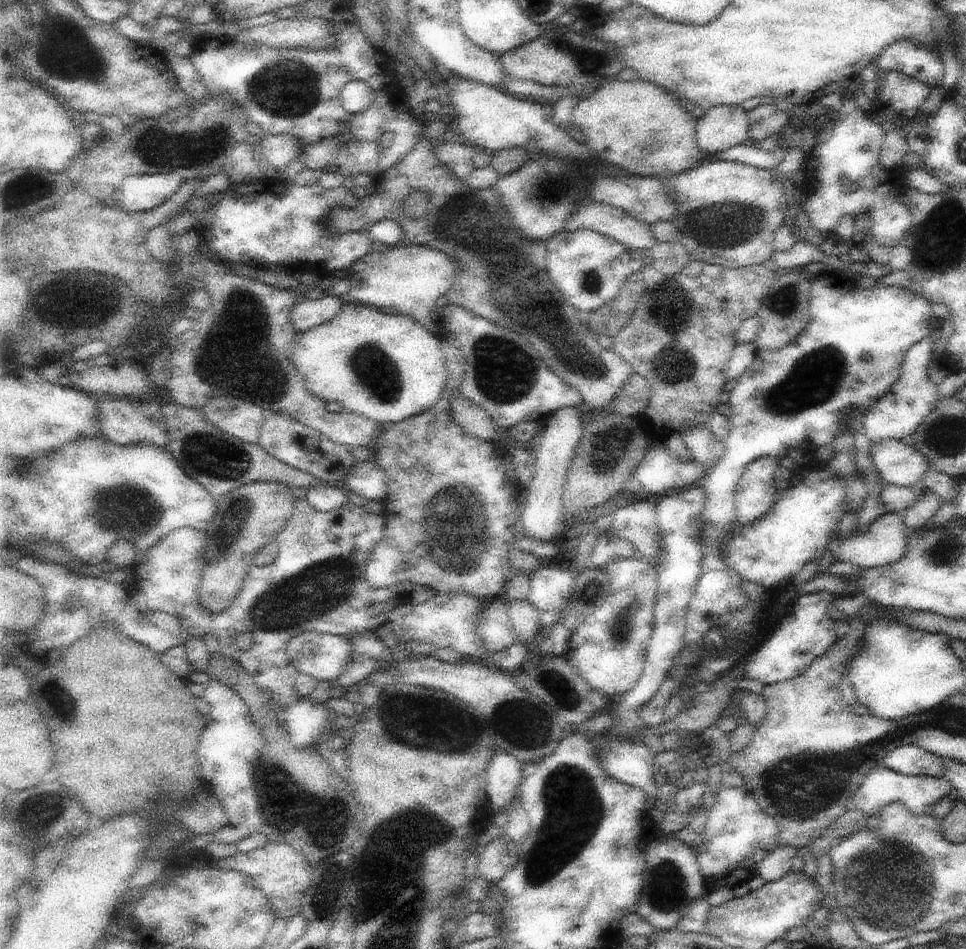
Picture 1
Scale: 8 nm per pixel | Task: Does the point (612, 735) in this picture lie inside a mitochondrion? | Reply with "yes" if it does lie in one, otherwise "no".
no

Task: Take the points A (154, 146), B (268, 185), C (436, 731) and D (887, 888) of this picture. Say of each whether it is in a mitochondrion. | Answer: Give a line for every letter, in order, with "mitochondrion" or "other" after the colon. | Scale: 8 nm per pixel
A: mitochondrion
B: other
C: mitochondrion
D: mitochondrion

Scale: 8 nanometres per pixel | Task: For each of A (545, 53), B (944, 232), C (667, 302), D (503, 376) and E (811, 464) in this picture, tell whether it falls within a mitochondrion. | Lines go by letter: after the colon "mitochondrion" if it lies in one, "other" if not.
A: other
B: mitochondrion
C: mitochondrion
D: mitochondrion
E: other

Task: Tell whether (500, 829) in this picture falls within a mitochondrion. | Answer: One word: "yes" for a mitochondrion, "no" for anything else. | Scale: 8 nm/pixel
no

